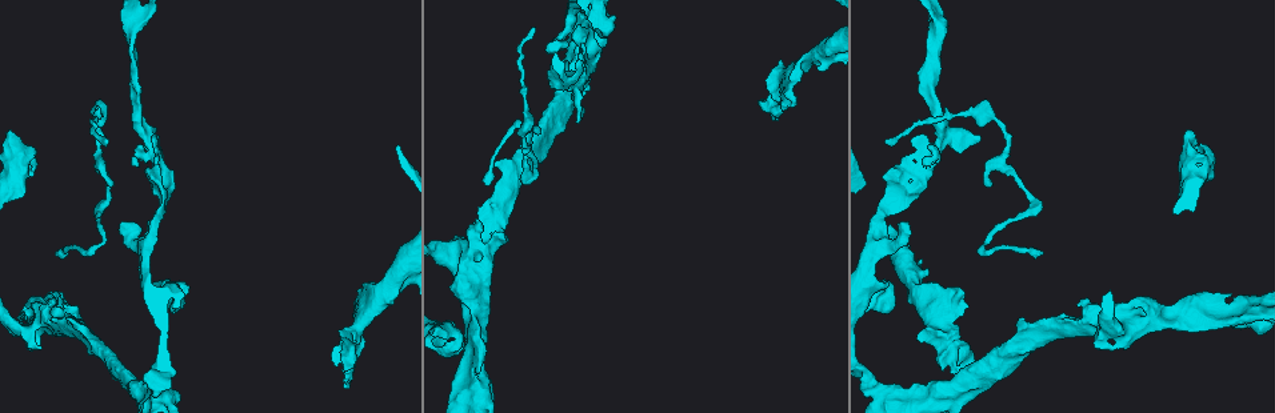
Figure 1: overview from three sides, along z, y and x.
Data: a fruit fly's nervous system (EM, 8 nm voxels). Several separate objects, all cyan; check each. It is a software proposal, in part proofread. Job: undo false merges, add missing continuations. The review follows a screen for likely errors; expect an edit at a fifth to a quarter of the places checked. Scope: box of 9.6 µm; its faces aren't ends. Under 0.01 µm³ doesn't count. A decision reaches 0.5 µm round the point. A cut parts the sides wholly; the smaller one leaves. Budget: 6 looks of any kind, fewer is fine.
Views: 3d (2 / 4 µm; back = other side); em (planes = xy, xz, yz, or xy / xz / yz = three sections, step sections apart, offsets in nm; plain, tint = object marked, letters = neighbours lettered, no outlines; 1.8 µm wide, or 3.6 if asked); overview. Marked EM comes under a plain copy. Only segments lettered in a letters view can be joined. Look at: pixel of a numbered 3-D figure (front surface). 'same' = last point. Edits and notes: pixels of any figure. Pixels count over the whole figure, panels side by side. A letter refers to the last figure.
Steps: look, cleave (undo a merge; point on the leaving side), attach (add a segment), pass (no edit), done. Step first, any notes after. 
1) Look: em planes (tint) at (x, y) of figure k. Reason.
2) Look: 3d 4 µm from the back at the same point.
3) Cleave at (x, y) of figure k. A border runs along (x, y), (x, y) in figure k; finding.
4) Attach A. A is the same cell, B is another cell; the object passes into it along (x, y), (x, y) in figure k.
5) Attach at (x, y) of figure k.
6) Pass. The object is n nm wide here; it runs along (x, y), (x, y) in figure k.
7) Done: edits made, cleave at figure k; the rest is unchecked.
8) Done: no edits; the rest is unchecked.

Look: em 3.6 µm xy step 4 (letters) at (475, 275) of figure 1. Sudden change in width.

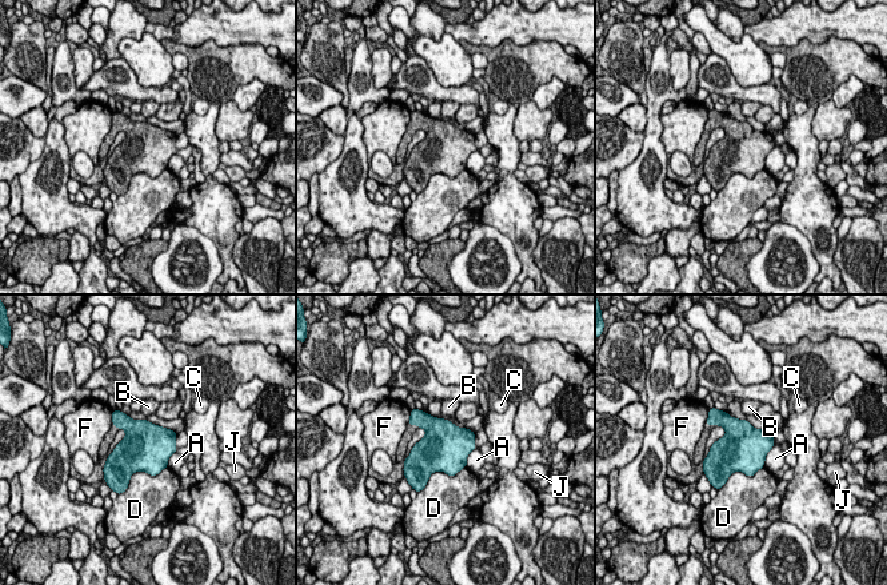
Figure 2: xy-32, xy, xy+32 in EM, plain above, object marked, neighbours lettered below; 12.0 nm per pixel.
Pass. The object is 550 nm wide here; A, B, C, D, F and J are other cells; a border runs along (775, 444), (767, 453), (763, 467) in figure 2; continuous, no second neuron.

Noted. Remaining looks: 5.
Look: em xy step 16 (tint) at (474, 386) of figure 1. Thick turns thin.

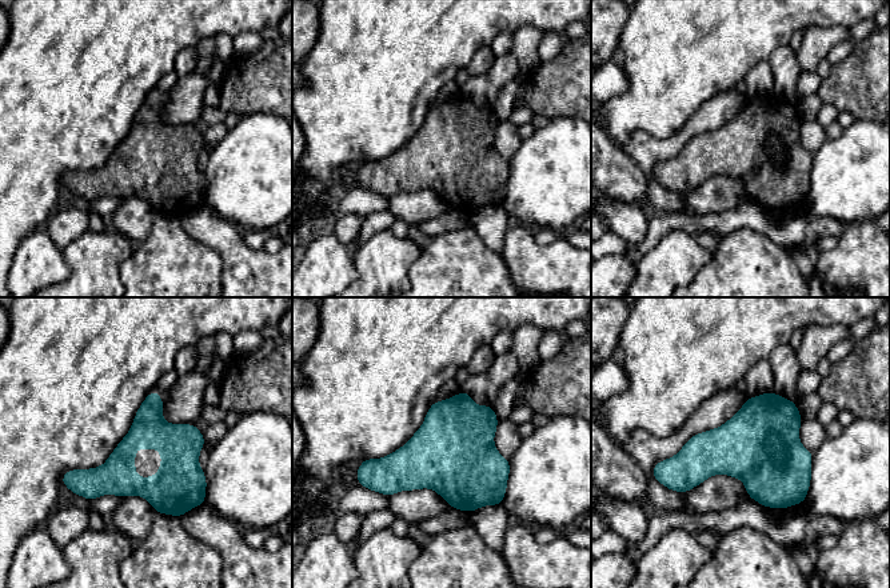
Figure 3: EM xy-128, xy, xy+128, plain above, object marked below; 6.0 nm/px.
Look: em planes (letters) at the same point. Cut it another way.

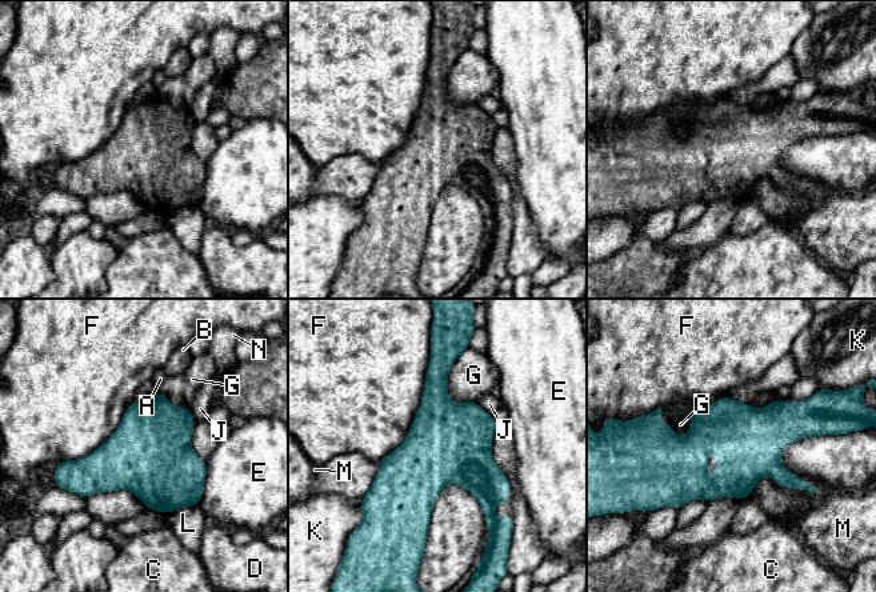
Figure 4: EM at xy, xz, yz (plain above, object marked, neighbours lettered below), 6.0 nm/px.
Pass. A, B, C, D, E, F, G, J, K, L, M and N are other cells; a border runs along (430, 356), (407, 436), (379, 462) in figure 4; continuous, no second neuron.

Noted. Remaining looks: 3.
Look: 3d 2 µm at (775, 120) of figure 1. Branch stops here.

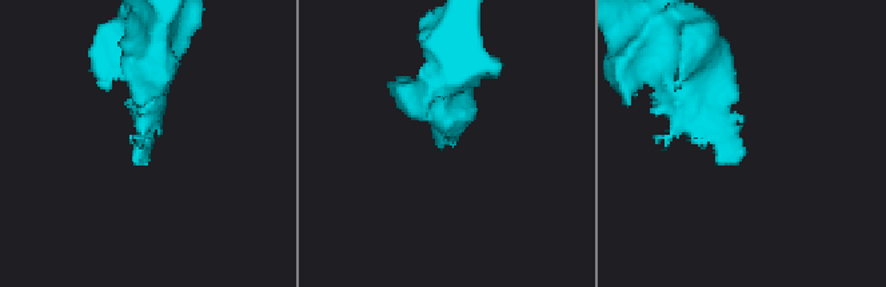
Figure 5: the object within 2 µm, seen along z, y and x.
Look: em xy step 4 (tint) at (141, 157) of figure 5. Need the tissue.

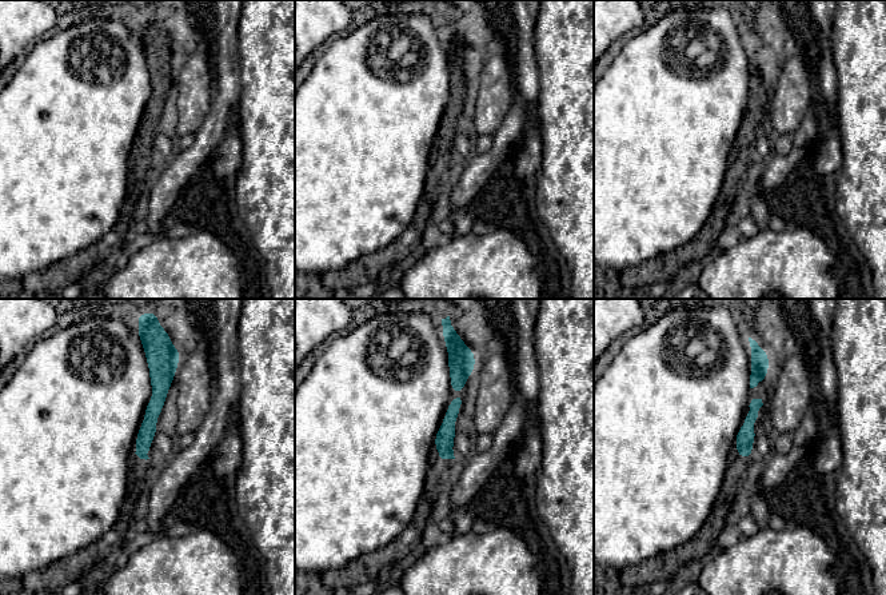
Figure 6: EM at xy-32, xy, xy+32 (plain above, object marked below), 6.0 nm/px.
Look: em planes (letters) at the same point.

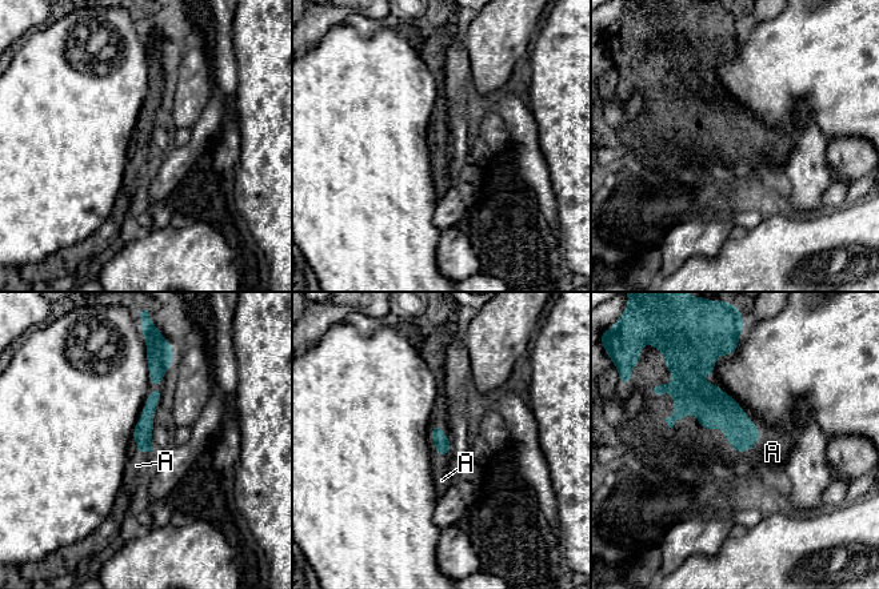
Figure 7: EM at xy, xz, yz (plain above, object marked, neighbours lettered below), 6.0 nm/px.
Attach A. A is the same cell; the object passes into it along (739, 431), (748, 449), (772, 452) in figure 7; the neuron continues.

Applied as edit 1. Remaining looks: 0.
Done: edits made, attach at figure 7; the rest is unchecked.

